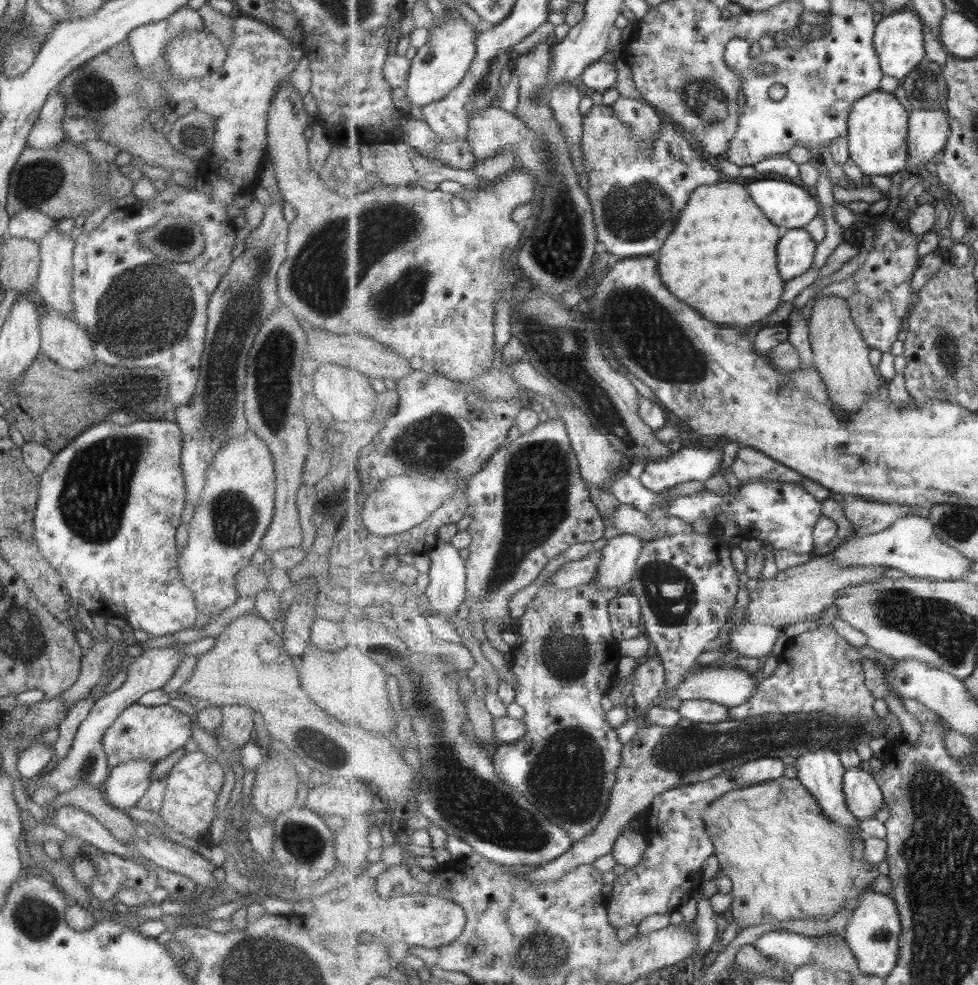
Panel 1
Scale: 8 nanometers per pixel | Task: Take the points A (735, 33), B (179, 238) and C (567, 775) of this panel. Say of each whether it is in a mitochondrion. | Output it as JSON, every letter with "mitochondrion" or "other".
{"A":"other","B":"mitochondrion","C":"mitochondrion"}

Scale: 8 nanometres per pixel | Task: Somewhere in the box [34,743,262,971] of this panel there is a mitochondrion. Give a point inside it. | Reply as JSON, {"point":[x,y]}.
{"point":[86,768]}

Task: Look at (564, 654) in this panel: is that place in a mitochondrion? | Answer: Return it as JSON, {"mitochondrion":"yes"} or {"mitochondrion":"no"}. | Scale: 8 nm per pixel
{"mitochondrion":"yes"}

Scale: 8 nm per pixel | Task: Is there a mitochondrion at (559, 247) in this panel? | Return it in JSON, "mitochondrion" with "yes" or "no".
{"mitochondrion":"yes"}

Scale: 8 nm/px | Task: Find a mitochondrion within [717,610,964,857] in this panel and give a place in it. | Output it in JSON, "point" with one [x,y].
{"point":[895,757]}

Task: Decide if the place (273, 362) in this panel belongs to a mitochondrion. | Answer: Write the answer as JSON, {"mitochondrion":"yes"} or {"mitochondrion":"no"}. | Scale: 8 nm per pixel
{"mitochondrion":"yes"}

